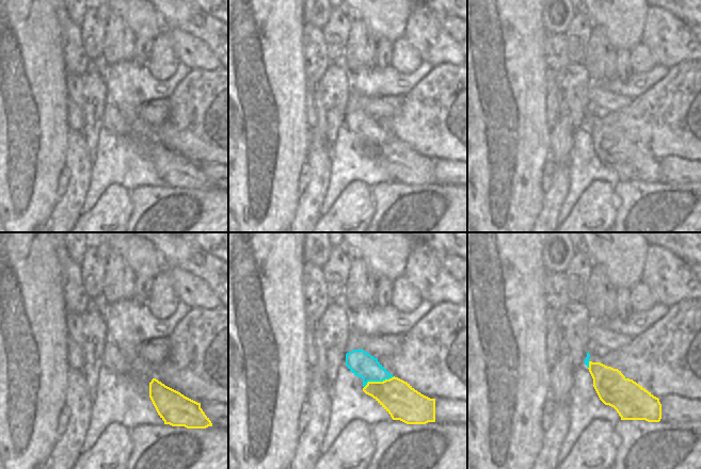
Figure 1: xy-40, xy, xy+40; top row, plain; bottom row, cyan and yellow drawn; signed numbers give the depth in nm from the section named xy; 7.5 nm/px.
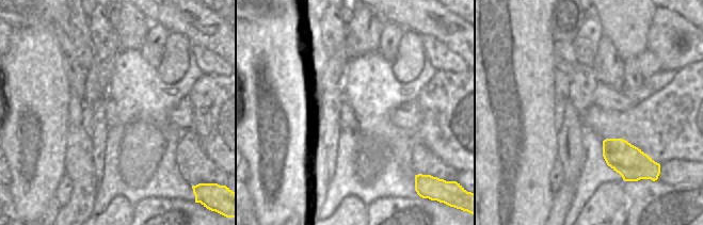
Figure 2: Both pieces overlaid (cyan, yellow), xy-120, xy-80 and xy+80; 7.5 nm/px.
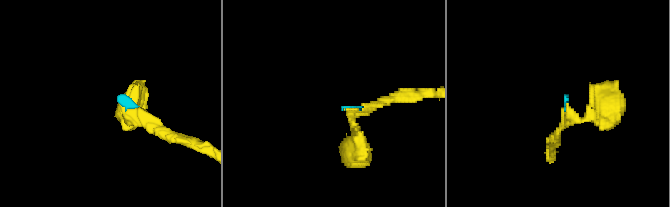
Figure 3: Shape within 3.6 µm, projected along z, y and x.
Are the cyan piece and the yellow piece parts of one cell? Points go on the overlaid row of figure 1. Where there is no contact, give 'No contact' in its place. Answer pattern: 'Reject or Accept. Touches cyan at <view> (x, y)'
Accept. Touches cyan at xy (378, 381)

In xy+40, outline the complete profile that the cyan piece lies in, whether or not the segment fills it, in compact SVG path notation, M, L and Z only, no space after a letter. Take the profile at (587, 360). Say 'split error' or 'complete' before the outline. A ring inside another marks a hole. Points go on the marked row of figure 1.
split error; M588 352L585 365L593 378L593 387L600 400L614 407L621 420L660 421L662 404L658 398L633 379L626 378L618 369L592 362L589 357Z

